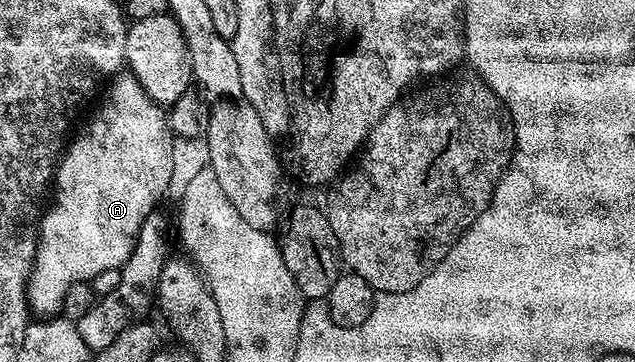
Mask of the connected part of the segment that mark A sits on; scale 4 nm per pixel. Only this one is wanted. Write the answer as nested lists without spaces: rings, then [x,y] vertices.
[[[120,73],[110,80],[109,86],[111,86],[111,88],[108,89],[107,96],[104,97],[103,104],[99,107],[99,112],[92,117],[91,124],[89,124],[75,140],[72,138],[69,146],[64,150],[59,160],[59,166],[55,168],[53,198],[50,200],[50,203],[52,202],[51,208],[49,208],[49,203],[46,210],[42,212],[41,218],[37,224],[35,263],[31,266],[31,278],[27,280],[27,305],[34,314],[36,311],[39,317],[54,316],[56,314],[54,311],[62,305],[63,298],[67,295],[67,290],[69,290],[74,283],[89,281],[103,273],[107,273],[111,270],[114,272],[116,269],[122,268],[124,261],[131,256],[131,250],[134,249],[139,239],[139,230],[145,221],[145,217],[149,217],[149,213],[156,210],[156,208],[160,206],[159,202],[161,202],[162,199],[164,201],[167,195],[170,174],[173,173],[173,153],[171,152],[173,135],[169,130],[169,119],[165,114],[164,108],[151,100],[149,93],[145,93],[145,89],[139,84],[135,75]]]

